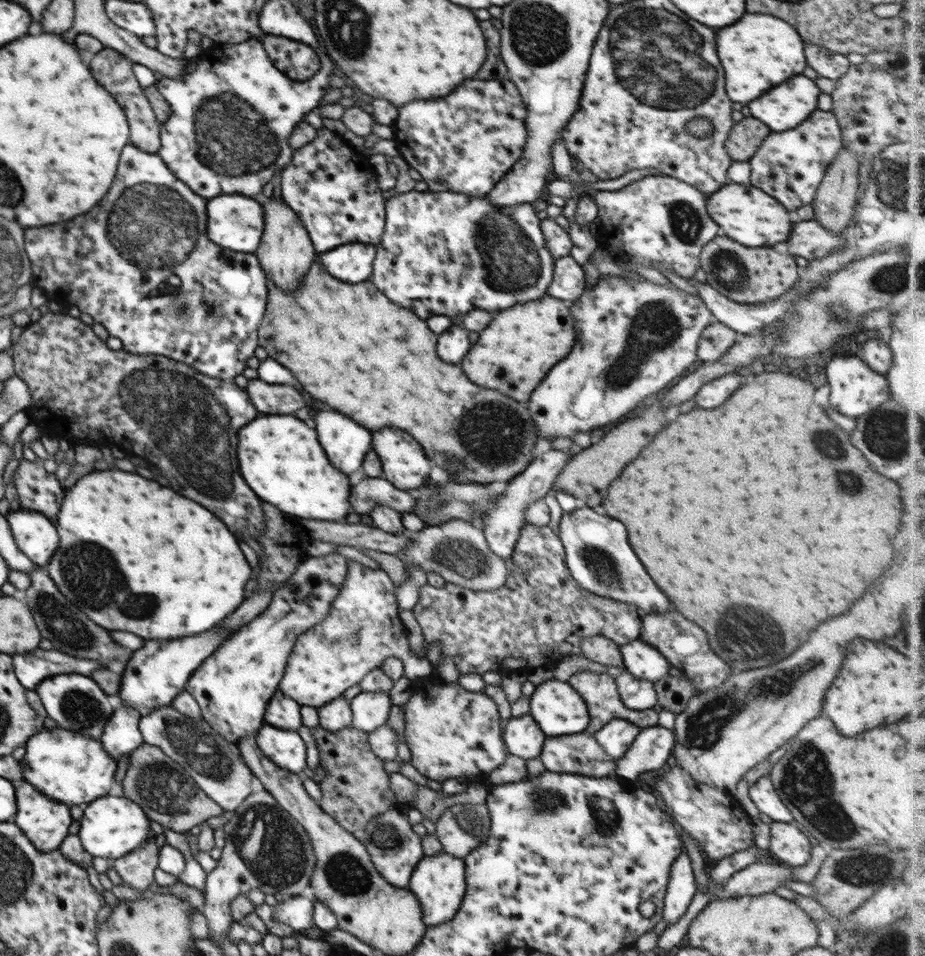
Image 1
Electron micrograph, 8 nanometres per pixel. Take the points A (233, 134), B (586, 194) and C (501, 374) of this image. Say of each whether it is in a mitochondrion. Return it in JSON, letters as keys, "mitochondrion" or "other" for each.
{"A":"mitochondrion","B":"other","C":"mitochondrion"}

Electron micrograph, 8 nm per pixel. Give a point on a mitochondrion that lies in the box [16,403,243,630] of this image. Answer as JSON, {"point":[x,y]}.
{"point":[84,572]}

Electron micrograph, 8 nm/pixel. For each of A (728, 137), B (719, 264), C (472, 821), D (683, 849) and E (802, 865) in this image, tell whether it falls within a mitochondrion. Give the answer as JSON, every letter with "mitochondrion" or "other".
{"A":"other","B":"mitochondrion","C":"mitochondrion","D":"other","E":"other"}

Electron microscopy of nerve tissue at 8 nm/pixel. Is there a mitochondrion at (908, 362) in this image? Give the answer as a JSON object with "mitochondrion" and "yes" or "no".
{"mitochondrion":"no"}

